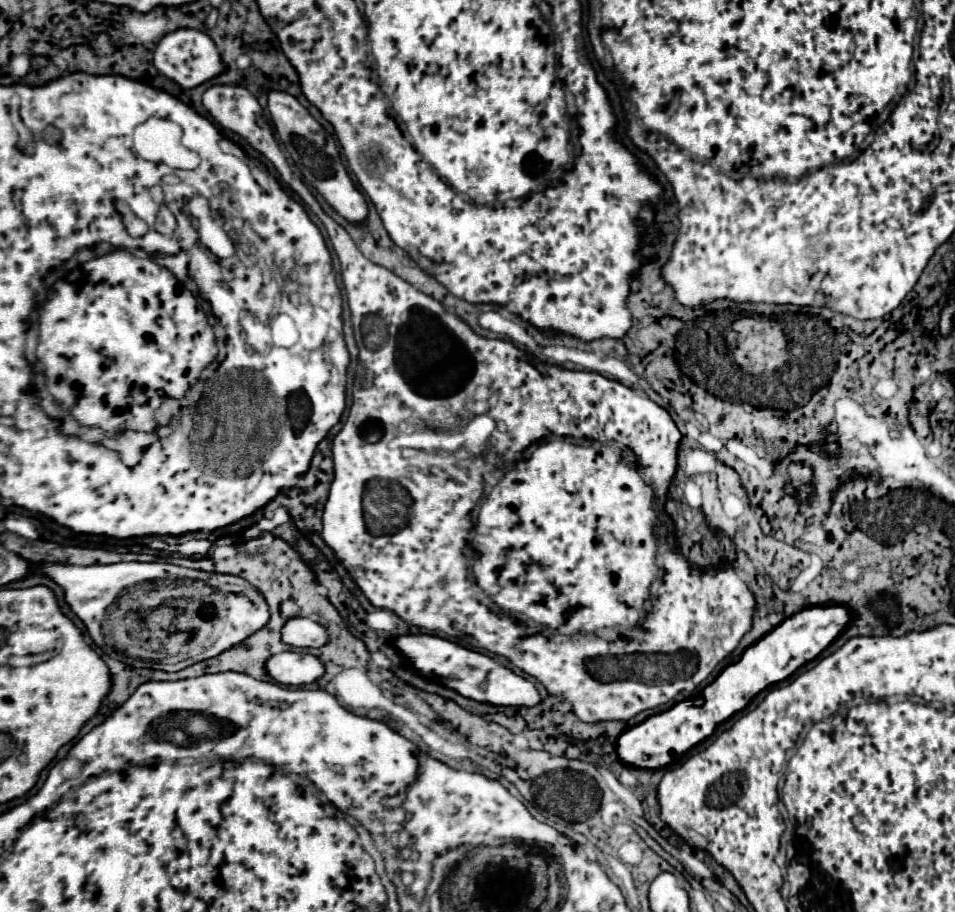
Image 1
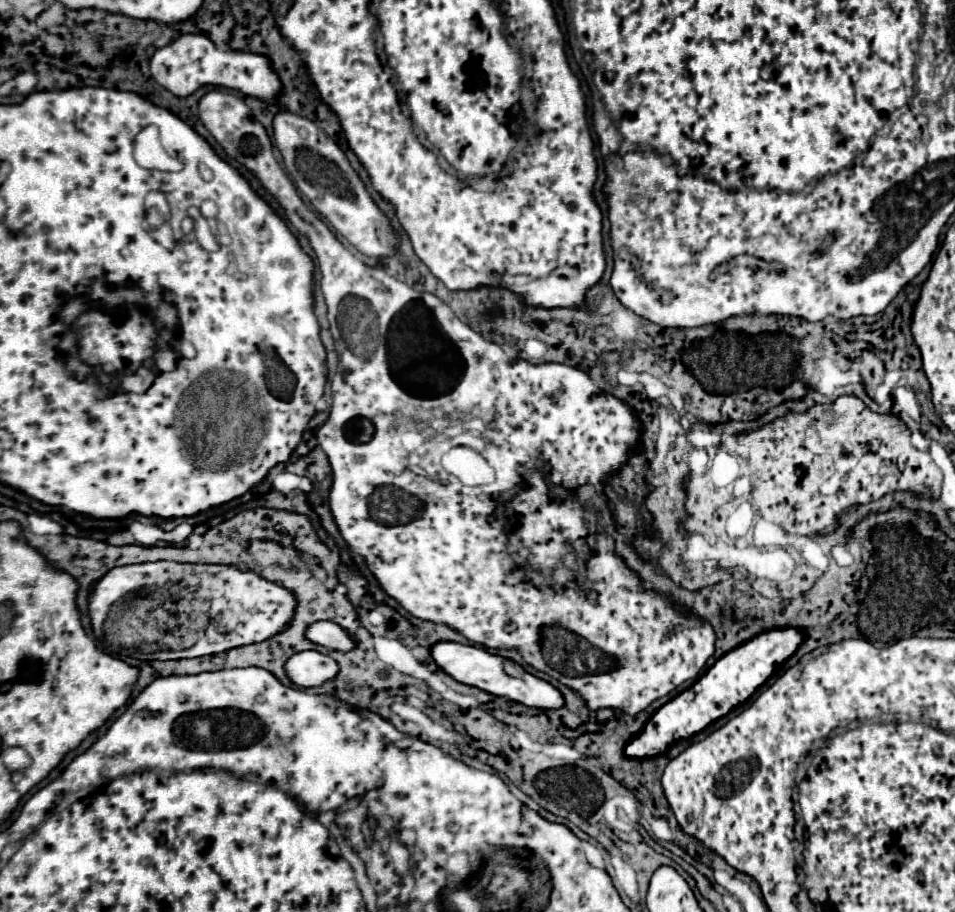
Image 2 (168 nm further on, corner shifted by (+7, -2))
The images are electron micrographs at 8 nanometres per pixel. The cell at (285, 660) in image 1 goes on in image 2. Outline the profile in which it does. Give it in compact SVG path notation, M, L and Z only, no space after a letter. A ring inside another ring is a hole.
M307 650L293 654L293 658L289 658L289 662L285 664L285 670L297 686L311 688L335 680L339 666L331 656L317 650Z

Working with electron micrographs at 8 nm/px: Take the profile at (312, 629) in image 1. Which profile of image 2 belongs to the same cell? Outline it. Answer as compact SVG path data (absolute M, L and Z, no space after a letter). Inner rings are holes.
M315 622L307 630L307 638L319 646L329 648L329 650L351 652L357 648L357 640L337 622Z

